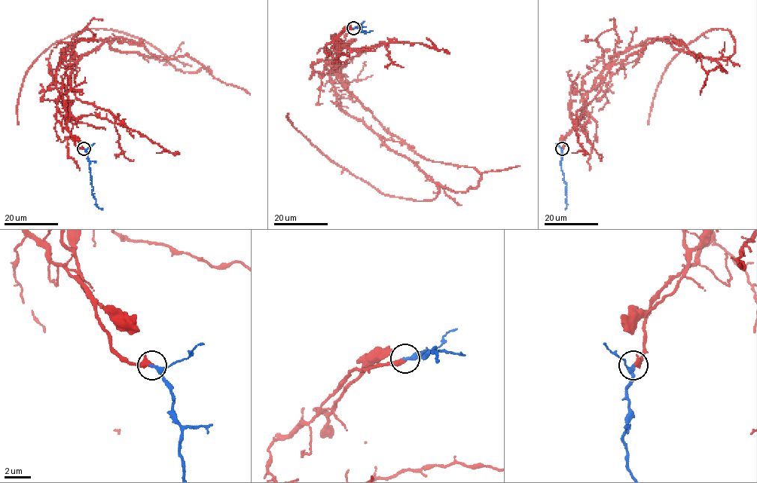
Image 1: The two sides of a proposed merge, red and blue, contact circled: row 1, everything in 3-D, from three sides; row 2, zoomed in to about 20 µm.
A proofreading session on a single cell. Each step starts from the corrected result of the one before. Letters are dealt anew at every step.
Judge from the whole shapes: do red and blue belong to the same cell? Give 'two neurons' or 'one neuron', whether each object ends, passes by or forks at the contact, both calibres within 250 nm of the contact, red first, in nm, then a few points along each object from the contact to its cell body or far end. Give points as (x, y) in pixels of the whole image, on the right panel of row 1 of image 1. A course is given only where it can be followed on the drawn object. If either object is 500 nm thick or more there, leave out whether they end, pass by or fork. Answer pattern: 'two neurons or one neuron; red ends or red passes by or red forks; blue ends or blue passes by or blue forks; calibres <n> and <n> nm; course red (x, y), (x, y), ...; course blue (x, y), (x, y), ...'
one neuron; red ends; blue passes by; calibres 420 and 240 nm; course red (563, 148), (581, 95), (615, 56), (653, 40), (728, 59), (728, 29), (673, 59), (647, 125); course blue (562, 148), (560, 163), (566, 184), (566, 209)

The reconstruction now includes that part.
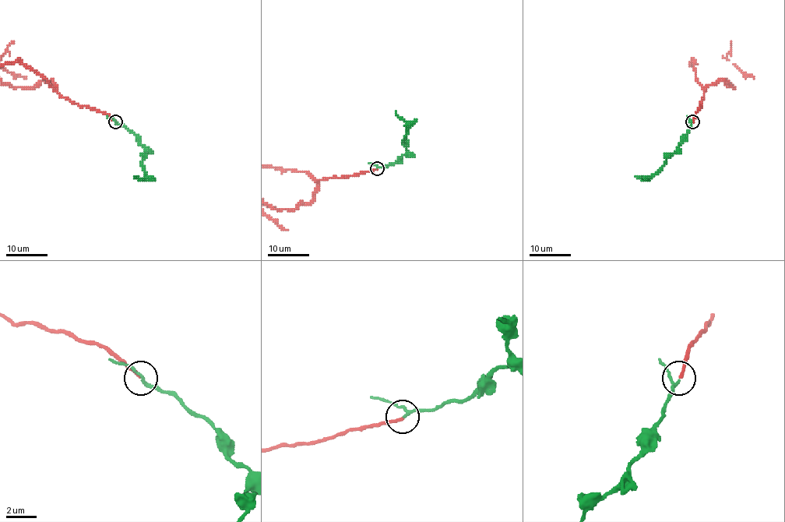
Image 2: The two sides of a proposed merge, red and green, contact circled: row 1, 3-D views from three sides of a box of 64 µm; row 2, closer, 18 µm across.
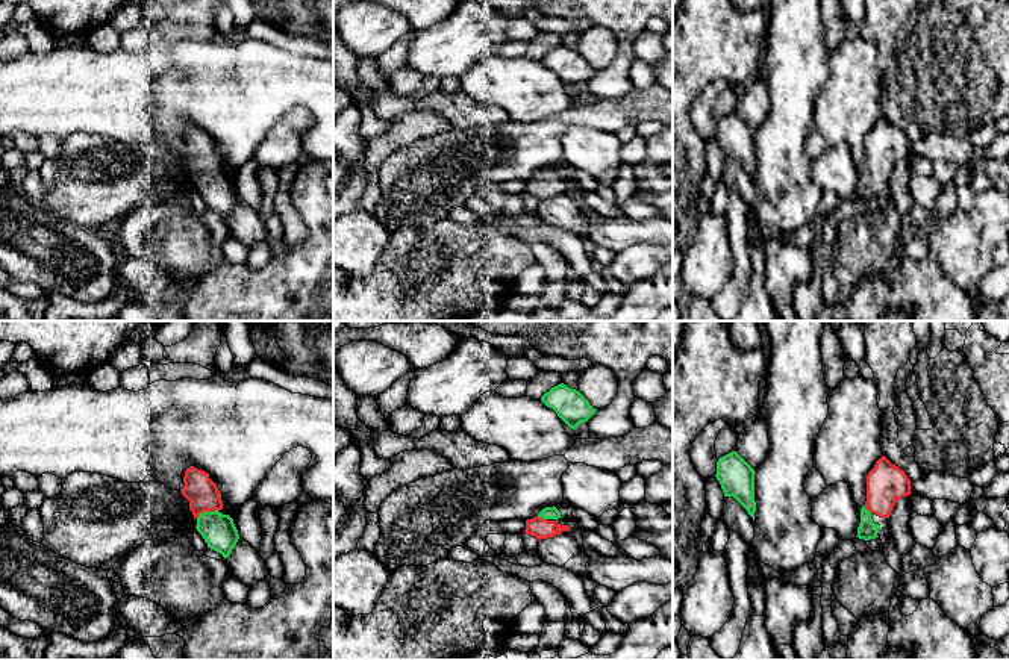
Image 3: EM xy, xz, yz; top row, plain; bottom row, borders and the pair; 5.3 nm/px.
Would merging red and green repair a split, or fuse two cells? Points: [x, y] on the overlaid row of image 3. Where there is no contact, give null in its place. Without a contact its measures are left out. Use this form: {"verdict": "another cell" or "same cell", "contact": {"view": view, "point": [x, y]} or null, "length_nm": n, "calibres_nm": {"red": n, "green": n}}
{"verdict": "same cell", "contact": {"view": "xy", "point": [206, 510]}, "length_nm": 120, "calibres_nm": {"red": 170, "green": 180}}

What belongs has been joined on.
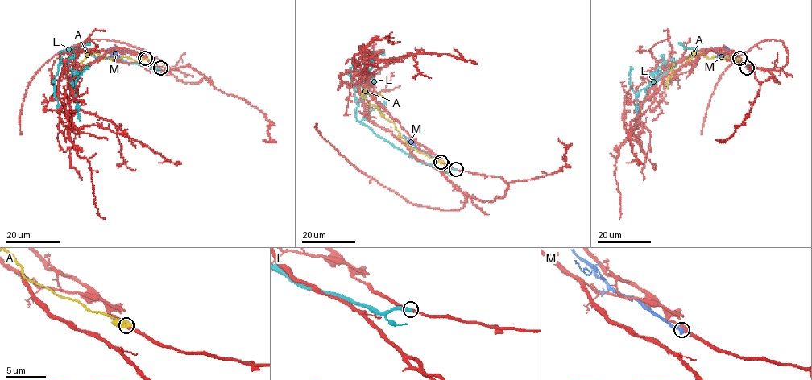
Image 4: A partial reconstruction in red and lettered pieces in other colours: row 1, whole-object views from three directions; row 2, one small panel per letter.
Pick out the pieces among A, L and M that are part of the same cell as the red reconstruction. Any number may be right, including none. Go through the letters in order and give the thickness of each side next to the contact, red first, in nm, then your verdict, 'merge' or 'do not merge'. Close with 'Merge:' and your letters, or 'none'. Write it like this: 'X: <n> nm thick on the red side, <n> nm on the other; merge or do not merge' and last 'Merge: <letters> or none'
A: 340 nm thick on the red side, 700 nm on the other; do not merge
L: 280 nm thick on the red side, 400 nm on the other; do not merge
M: 320 nm thick on the red side, 380 nm on the other; do not merge
Merge: none

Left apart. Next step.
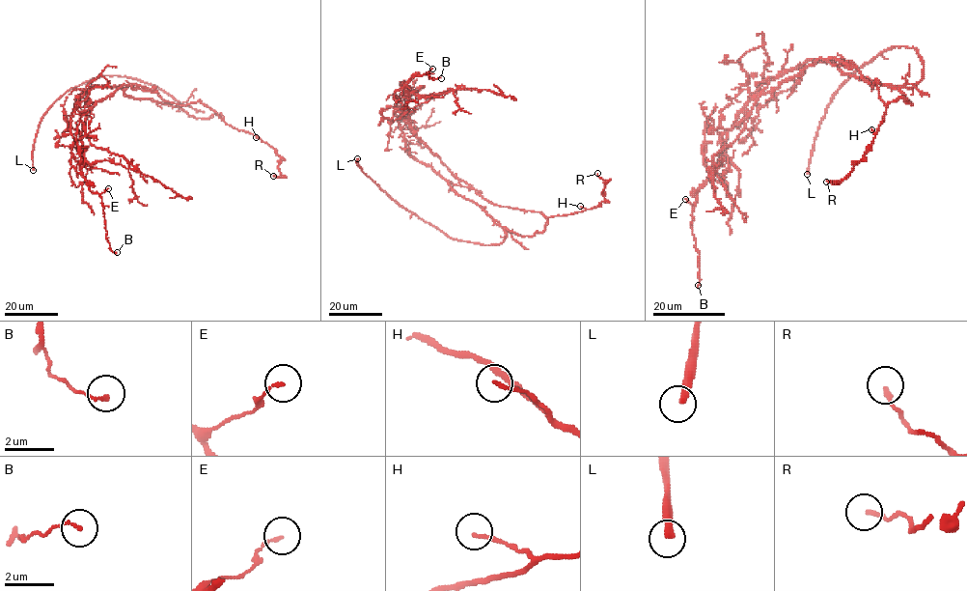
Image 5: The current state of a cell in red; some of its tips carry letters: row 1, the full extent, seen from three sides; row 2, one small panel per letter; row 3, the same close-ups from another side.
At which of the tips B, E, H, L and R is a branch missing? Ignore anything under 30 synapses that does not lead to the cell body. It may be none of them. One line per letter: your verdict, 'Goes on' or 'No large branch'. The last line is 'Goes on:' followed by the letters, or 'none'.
B: No large branch
E: No large branch
H: No large branch
L: Goes on
R: No large branch
Goes on: L

